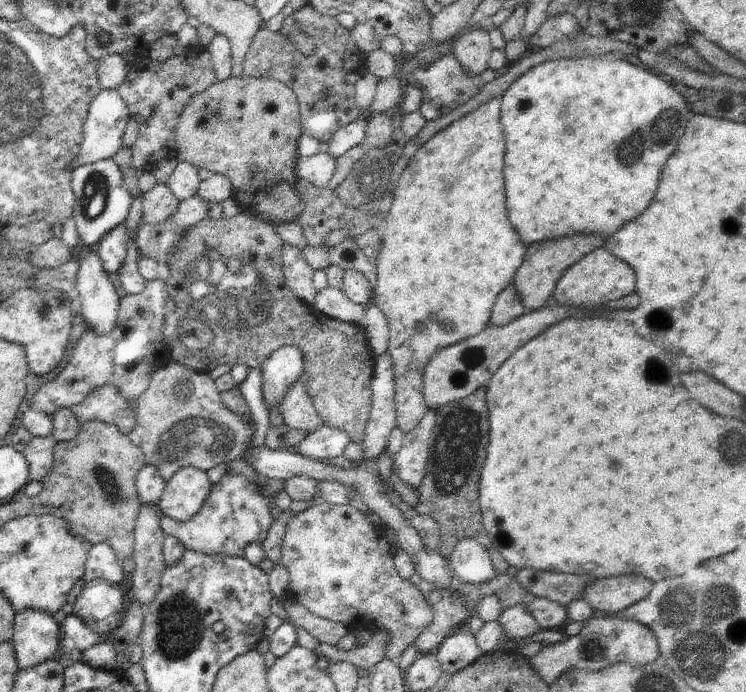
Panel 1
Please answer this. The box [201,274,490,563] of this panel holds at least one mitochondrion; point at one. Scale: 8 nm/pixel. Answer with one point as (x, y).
(459, 436)

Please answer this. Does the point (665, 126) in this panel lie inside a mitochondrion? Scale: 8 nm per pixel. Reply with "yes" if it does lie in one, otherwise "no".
yes

